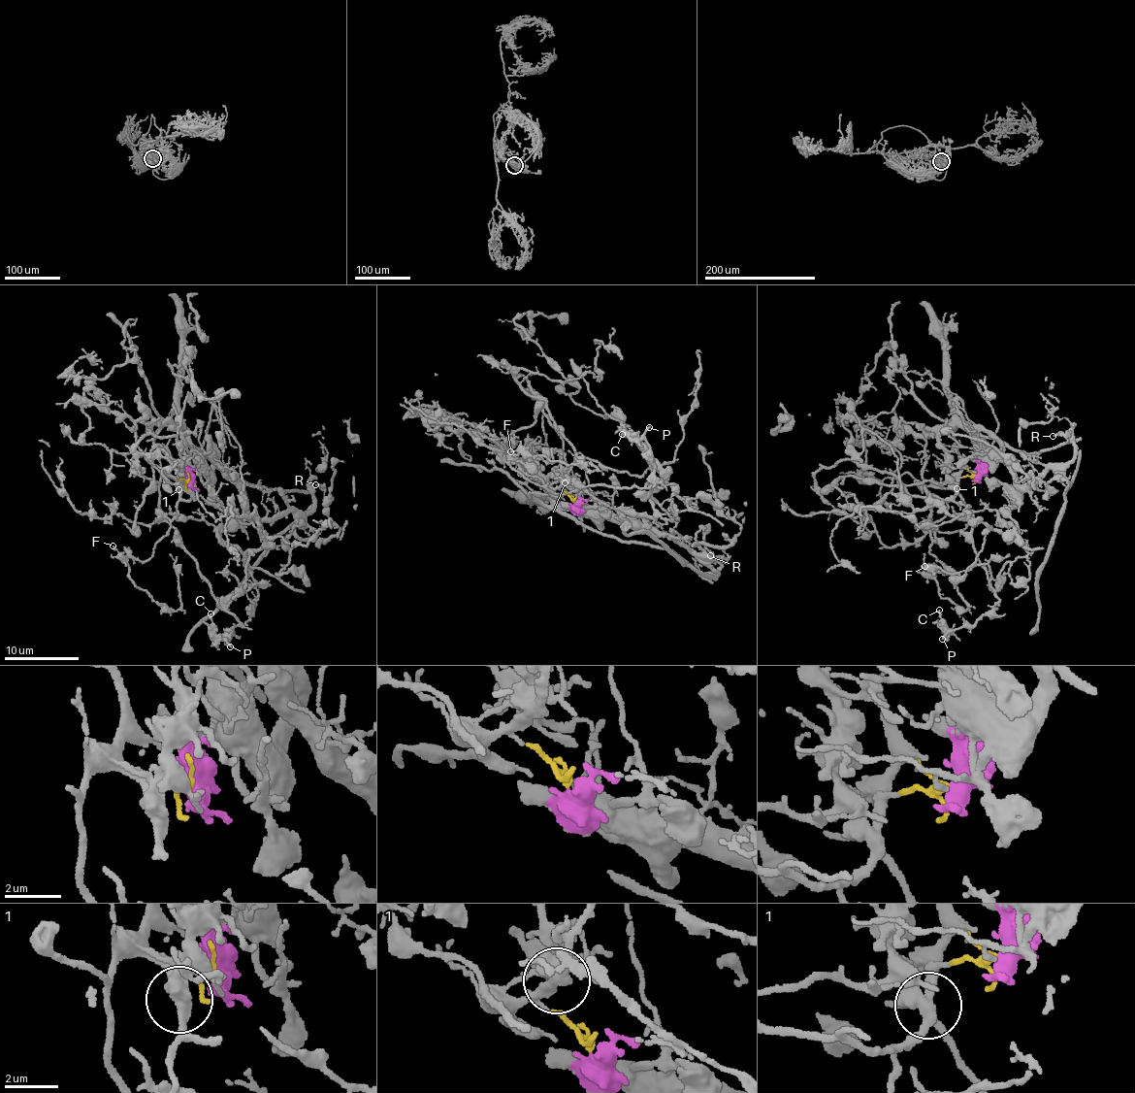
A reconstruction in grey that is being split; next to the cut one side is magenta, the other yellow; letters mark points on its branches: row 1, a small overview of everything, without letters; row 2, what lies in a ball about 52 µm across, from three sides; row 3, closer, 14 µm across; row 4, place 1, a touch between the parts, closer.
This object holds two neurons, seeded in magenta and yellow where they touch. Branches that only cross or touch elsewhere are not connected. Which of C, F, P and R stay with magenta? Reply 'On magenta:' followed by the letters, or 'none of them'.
On magenta: R

